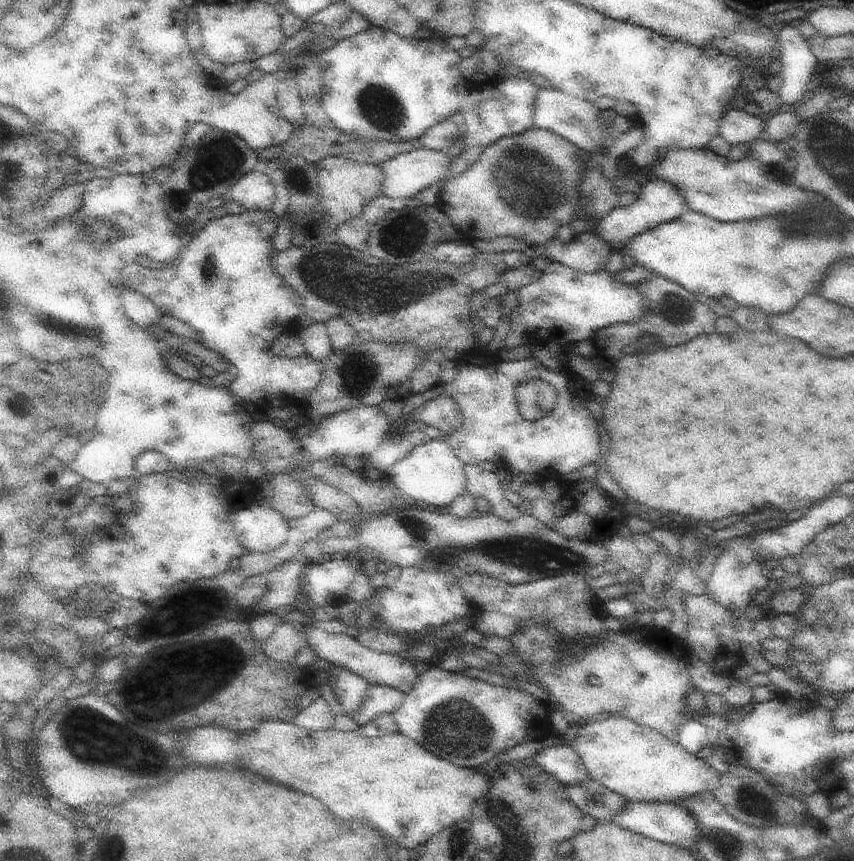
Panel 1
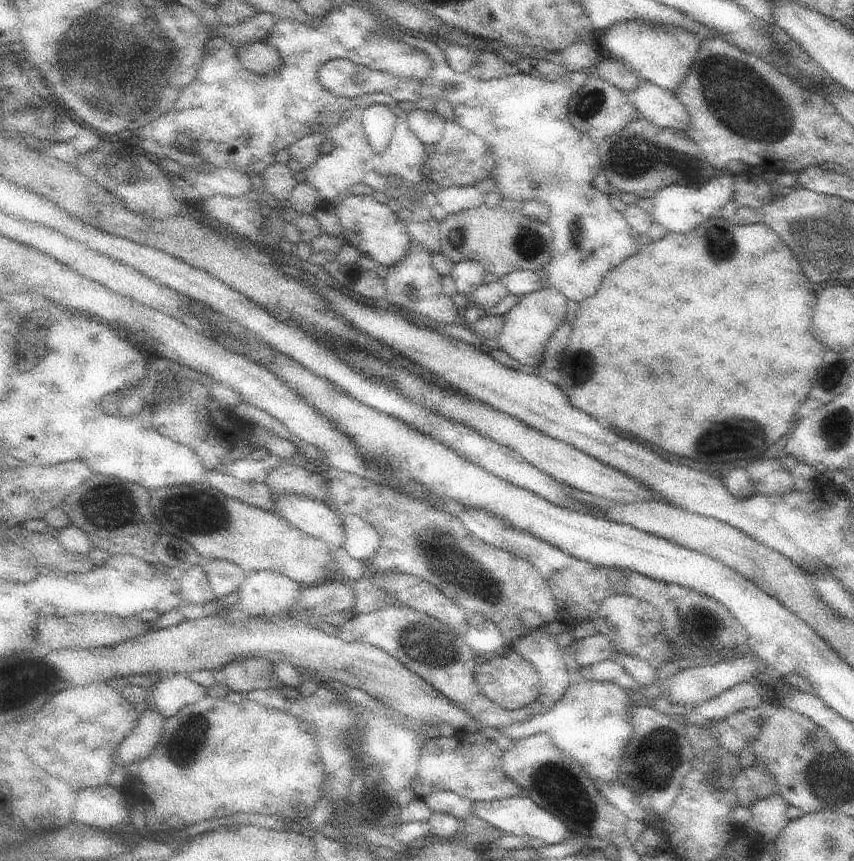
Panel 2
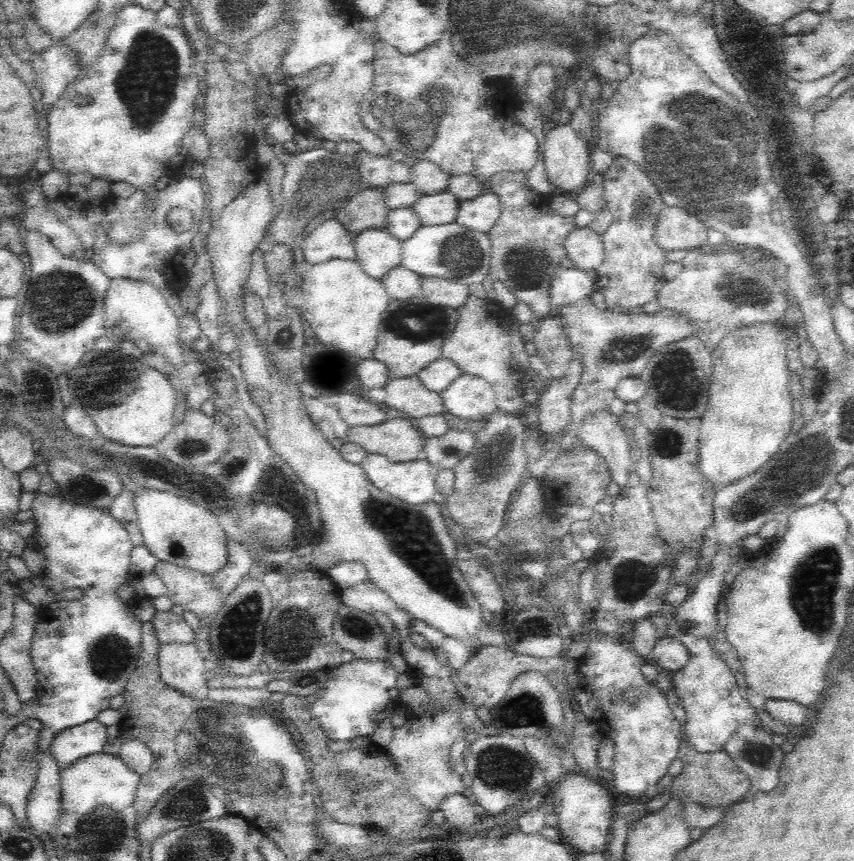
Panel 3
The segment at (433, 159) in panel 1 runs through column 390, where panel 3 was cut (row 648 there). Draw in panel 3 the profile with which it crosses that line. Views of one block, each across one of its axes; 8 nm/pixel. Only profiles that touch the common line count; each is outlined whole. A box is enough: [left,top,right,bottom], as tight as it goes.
[158,642,208,699]

